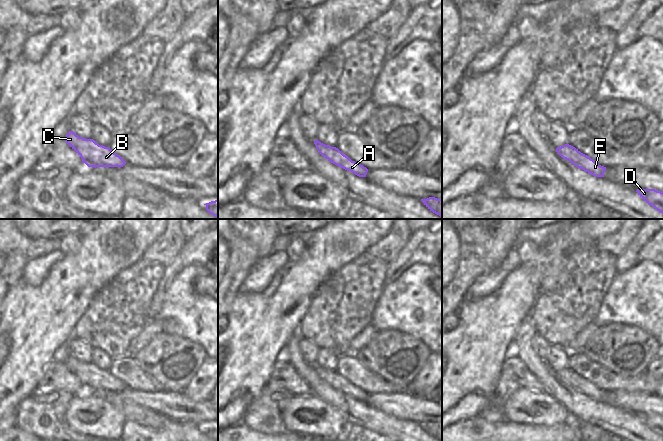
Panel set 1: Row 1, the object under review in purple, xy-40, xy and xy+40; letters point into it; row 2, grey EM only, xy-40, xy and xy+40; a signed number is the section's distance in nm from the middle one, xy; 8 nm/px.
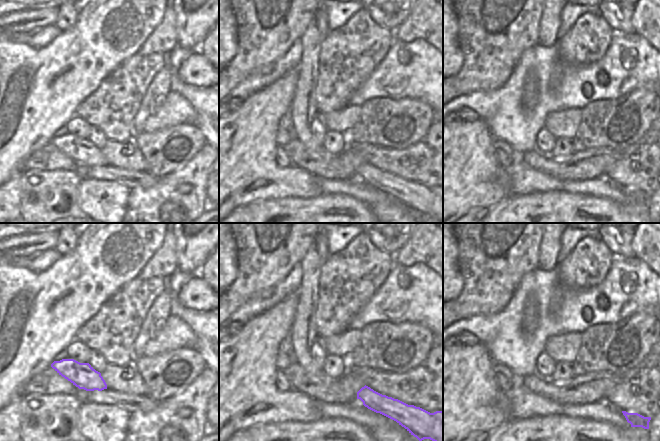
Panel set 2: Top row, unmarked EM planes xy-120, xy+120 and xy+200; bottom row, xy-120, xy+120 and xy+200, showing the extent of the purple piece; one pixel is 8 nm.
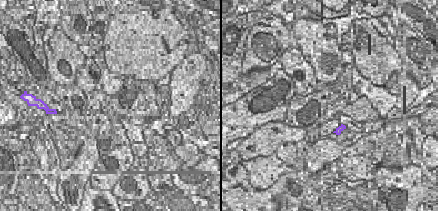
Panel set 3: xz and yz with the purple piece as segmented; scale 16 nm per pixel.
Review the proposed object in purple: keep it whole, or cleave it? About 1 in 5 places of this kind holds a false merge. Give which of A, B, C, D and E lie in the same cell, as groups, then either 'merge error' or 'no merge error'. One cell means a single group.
groups A B C D E; no merge error

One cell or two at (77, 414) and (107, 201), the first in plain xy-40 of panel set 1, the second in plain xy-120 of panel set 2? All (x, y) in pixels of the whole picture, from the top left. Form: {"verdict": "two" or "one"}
{"verdict": "one"}

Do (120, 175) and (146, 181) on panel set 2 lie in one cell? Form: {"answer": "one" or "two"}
{"answer": "one"}

